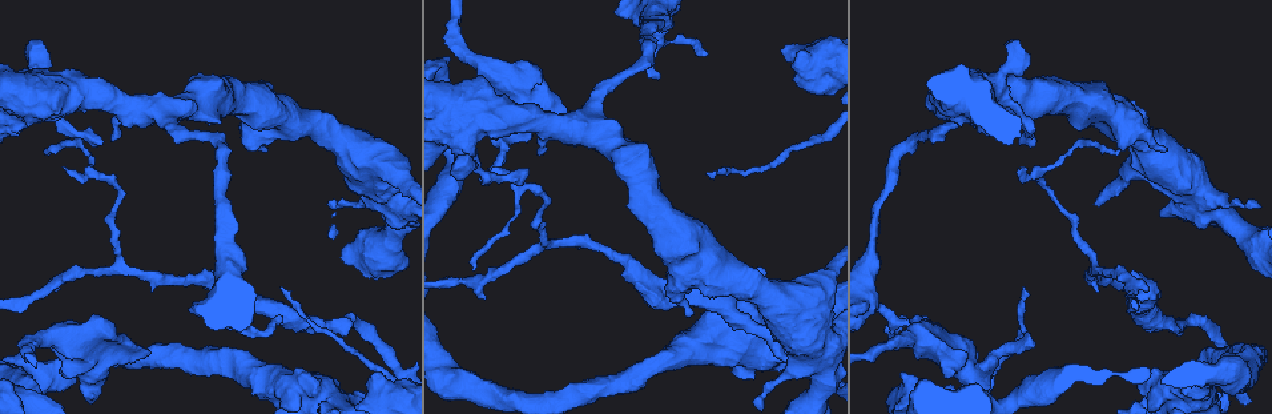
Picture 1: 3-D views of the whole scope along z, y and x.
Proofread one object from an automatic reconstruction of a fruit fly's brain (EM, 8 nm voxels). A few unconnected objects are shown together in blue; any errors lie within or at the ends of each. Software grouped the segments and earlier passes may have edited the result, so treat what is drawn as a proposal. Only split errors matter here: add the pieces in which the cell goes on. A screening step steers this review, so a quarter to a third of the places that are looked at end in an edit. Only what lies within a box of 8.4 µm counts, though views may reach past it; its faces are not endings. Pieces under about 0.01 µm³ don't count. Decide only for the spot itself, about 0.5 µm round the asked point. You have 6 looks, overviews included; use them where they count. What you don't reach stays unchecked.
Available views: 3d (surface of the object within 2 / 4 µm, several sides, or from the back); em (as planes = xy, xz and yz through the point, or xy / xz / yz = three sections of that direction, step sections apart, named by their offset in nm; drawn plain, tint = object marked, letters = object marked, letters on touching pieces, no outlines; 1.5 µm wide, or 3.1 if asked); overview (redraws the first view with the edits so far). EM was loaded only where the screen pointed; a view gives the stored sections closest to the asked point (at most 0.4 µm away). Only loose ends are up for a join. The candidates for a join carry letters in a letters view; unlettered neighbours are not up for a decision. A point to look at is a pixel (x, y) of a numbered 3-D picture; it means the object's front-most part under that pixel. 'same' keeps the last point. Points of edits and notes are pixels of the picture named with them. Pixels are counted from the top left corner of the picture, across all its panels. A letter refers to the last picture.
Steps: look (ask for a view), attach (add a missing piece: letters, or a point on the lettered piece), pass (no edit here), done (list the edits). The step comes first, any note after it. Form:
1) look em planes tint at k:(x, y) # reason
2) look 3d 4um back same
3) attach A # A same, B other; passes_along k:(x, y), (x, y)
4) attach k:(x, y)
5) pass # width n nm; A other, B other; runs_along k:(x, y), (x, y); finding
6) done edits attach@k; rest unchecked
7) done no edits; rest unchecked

look 3d 4um at 1:(541, 76) # stops while still wide

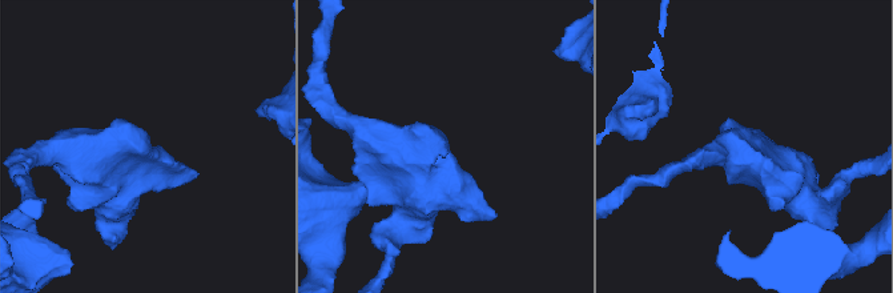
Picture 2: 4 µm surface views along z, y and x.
look em planes letters at 2:(447, 144)

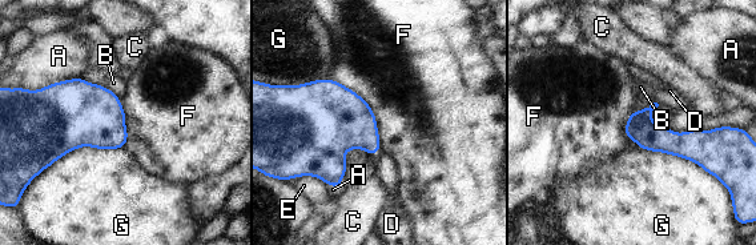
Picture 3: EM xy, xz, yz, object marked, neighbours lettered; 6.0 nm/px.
pass # A other, B other, C other, D other, E other, F other, G other; runs_along 3:(628, 127), (667, 141), (715, 132); none of them fits

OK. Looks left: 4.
look em xz step 8 tint at 1:(495, 168) # tapers out

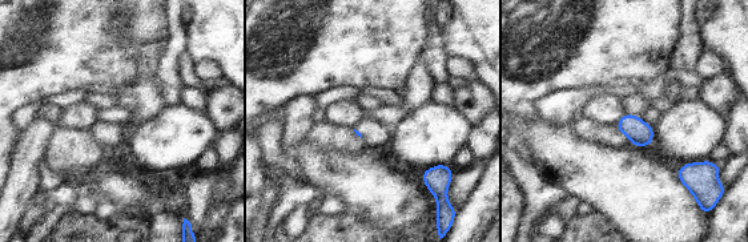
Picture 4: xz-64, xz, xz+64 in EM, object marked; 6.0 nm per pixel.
look em planes tint same

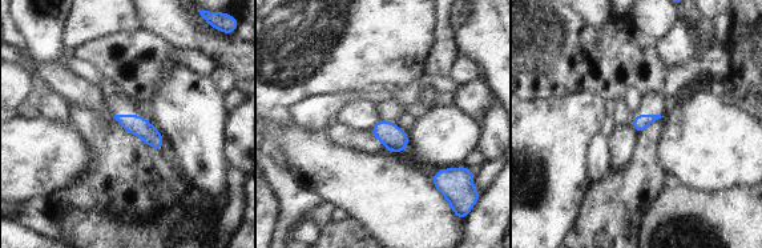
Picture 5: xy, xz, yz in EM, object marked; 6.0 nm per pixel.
look em planes letters same # what lies round it

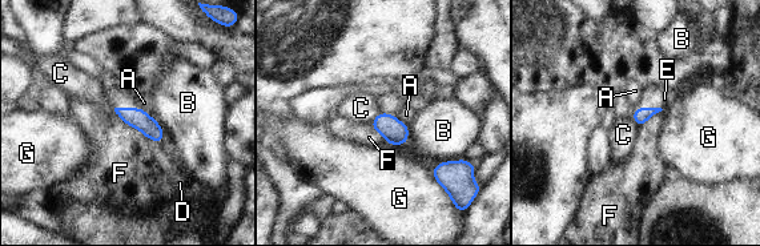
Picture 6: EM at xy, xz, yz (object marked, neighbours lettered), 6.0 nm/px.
attach E # width 100 nm; A other, B other, C other, D other, E same, F other, G other; passes_along 6:(640, 115), (650, 108), (652, 97); it goes on there

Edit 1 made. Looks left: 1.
done edits attach@6; rest unchecked

